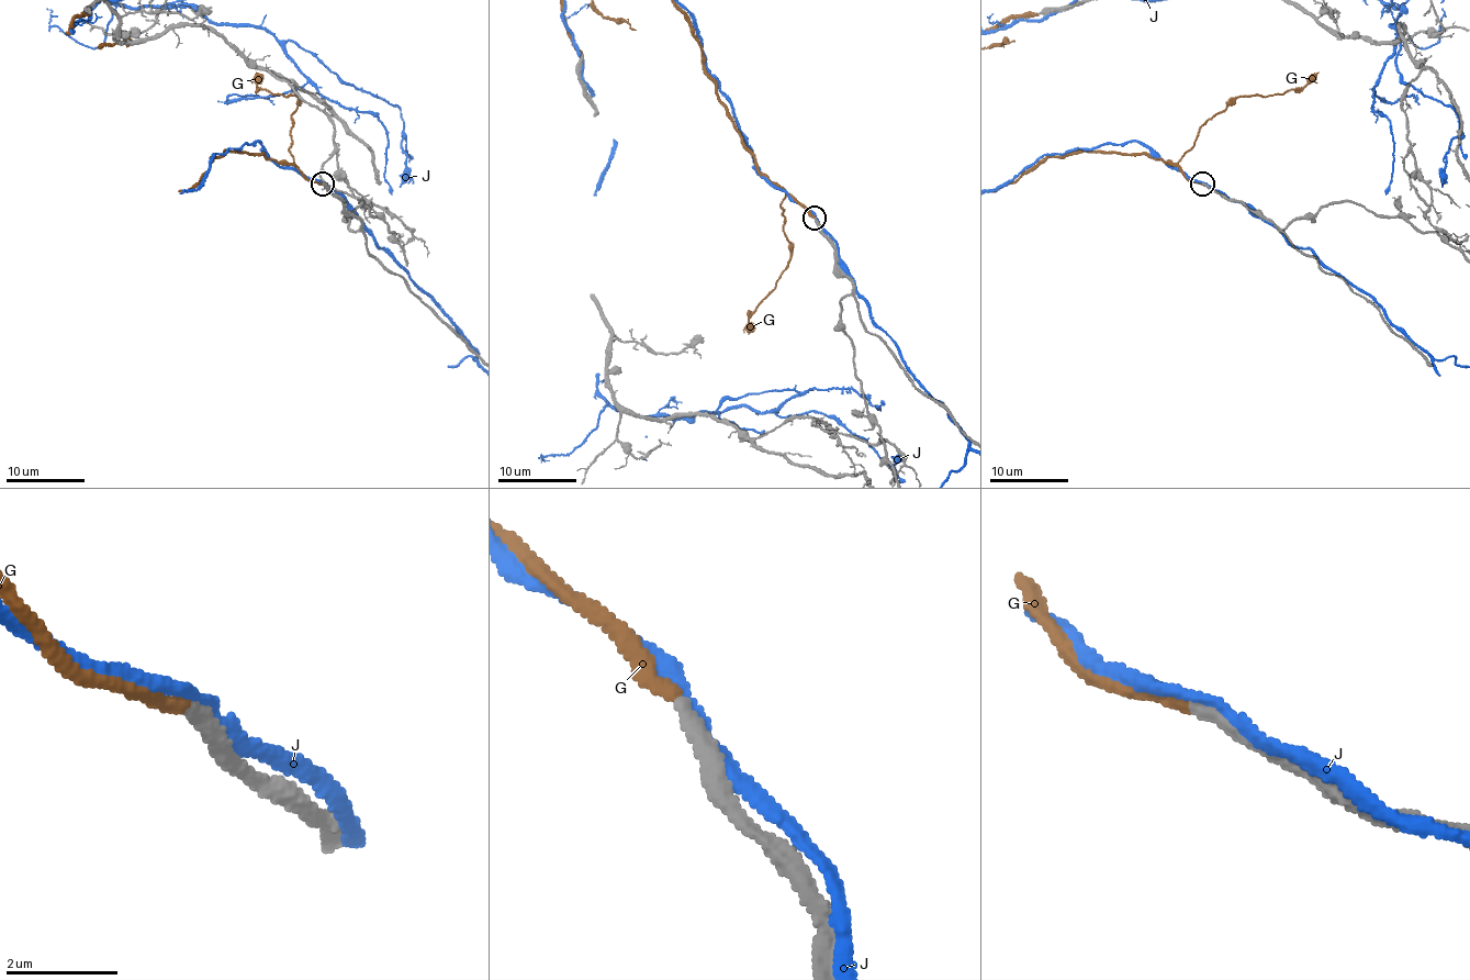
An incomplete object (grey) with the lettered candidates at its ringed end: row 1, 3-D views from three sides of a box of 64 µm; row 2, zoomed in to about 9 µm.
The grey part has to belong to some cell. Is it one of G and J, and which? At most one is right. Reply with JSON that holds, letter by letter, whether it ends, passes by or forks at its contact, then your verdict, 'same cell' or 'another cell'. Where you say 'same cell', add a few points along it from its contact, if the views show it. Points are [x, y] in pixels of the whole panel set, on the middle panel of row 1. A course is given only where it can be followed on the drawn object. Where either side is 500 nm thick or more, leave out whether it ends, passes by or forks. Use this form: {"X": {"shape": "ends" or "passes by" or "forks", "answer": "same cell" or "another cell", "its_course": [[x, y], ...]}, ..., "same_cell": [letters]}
{"G": {"shape": "ends", "answer": "same cell"}, "J": {"shape": "passes by", "answer": "another cell"}, "same_cell": ["G"]}

